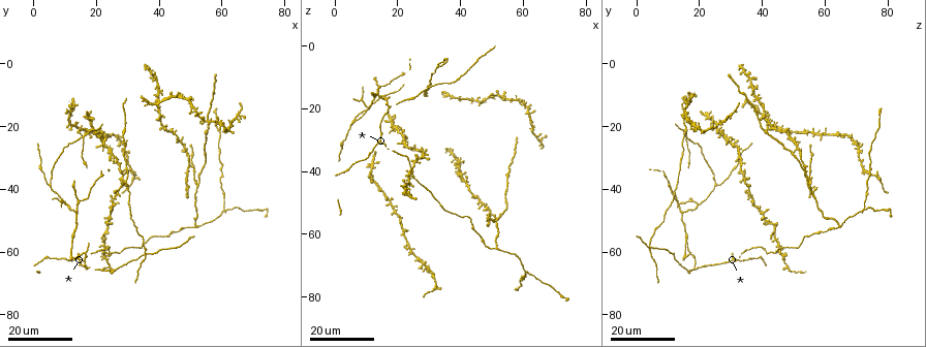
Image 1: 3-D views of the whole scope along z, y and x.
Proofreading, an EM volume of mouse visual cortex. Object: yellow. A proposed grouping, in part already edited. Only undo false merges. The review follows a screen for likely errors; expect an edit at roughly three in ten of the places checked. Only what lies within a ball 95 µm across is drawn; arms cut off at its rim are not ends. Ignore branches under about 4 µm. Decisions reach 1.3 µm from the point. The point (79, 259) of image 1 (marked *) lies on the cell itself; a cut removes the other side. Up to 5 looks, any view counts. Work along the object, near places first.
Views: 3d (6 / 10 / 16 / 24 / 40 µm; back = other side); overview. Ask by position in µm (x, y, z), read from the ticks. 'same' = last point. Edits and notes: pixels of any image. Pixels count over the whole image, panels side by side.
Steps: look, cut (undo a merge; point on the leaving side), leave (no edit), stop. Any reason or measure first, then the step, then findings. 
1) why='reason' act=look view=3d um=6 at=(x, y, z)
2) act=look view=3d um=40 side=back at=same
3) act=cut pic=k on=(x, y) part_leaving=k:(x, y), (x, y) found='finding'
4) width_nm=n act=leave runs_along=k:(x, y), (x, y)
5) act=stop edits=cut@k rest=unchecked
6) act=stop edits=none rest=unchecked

act=look view=3d um=24 at=(10.5, 44.5, 19.5)

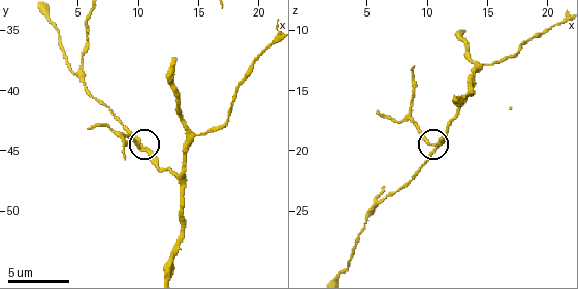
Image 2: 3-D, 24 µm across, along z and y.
act=look view=3d um=6 at=same

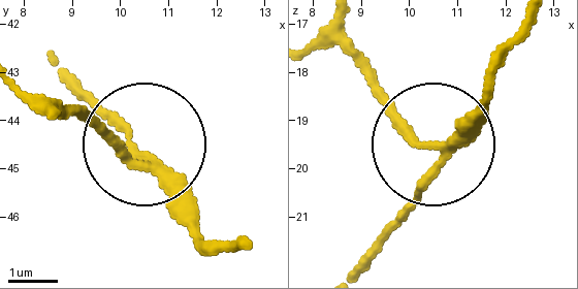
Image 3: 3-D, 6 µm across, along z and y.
act=leave runs_along=3:(527, 25), (482, 99), (432, 143), (339, 41) found='one cell here'

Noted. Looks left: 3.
why='calibre changes' act=look view=3d um=16 at=(14.4, 43.8, 13.2)

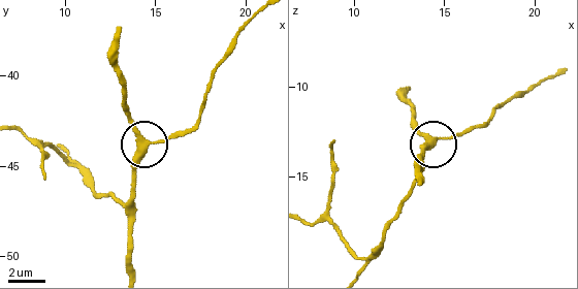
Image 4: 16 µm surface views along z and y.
arms=3 act=leave found='continuous, no second cell'

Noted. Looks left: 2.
why='three-way junction' act=look view=3d um=24 at=(61.0, 47.5, 72.0)

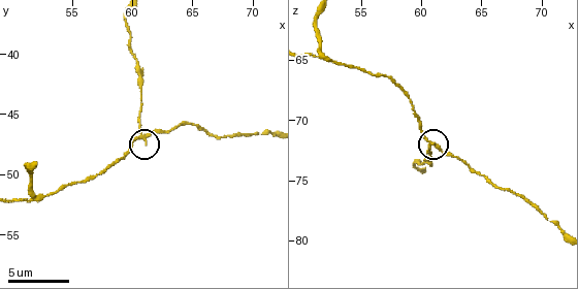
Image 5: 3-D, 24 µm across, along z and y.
act=look view=3d um=10 at=(60.8, 46.6, 72.0)

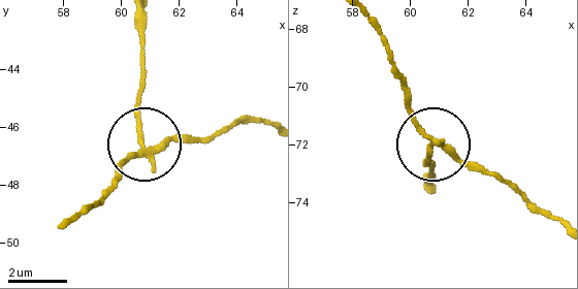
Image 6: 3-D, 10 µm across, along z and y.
side_arm_um=22 arms=3 act=cut pic=6 on=(135, 113) found='two cells meet here'

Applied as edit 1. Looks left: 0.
act=stop edits=cut@6 rest=unchecked

